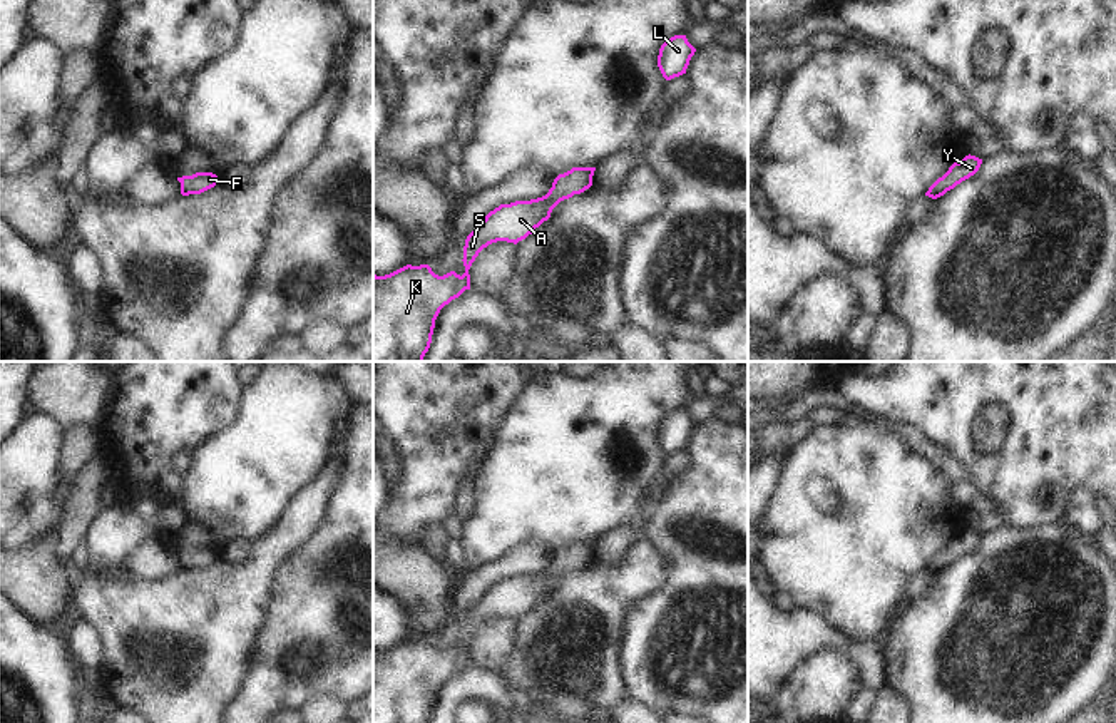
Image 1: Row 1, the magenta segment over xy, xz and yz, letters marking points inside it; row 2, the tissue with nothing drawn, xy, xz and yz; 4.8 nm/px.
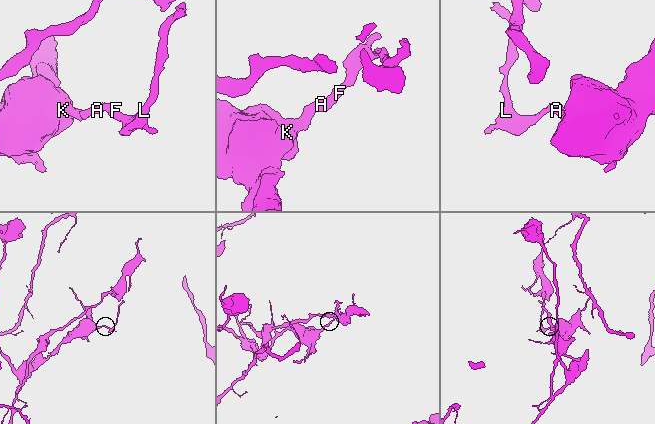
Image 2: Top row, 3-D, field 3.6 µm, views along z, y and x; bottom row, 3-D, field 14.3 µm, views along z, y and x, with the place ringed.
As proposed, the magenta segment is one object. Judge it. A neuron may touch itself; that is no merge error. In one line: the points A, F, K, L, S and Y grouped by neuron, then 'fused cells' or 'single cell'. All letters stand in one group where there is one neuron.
A F K L S Y; single cell

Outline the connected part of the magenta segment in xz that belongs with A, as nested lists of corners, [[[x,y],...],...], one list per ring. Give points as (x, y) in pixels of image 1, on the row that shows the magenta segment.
[[[572,167],[554,179],[545,196],[490,211],[465,239],[462,276],[455,271],[438,276],[428,264],[373,274],[373,362],[423,362],[440,310],[470,290],[468,269],[479,253],[497,241],[525,239],[561,201],[589,189],[594,171]]]

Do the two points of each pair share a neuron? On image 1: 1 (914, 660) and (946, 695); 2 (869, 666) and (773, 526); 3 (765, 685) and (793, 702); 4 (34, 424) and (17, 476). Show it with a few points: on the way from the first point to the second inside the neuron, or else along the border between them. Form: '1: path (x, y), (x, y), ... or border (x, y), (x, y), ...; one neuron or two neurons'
1: path (922, 668), (941, 687); one neuron
2: border (820, 615), (849, 638), (880, 640); two neurons
3: border (803, 661), (767, 702); two neurons
4: path (34, 437), (27, 462); one neuron

